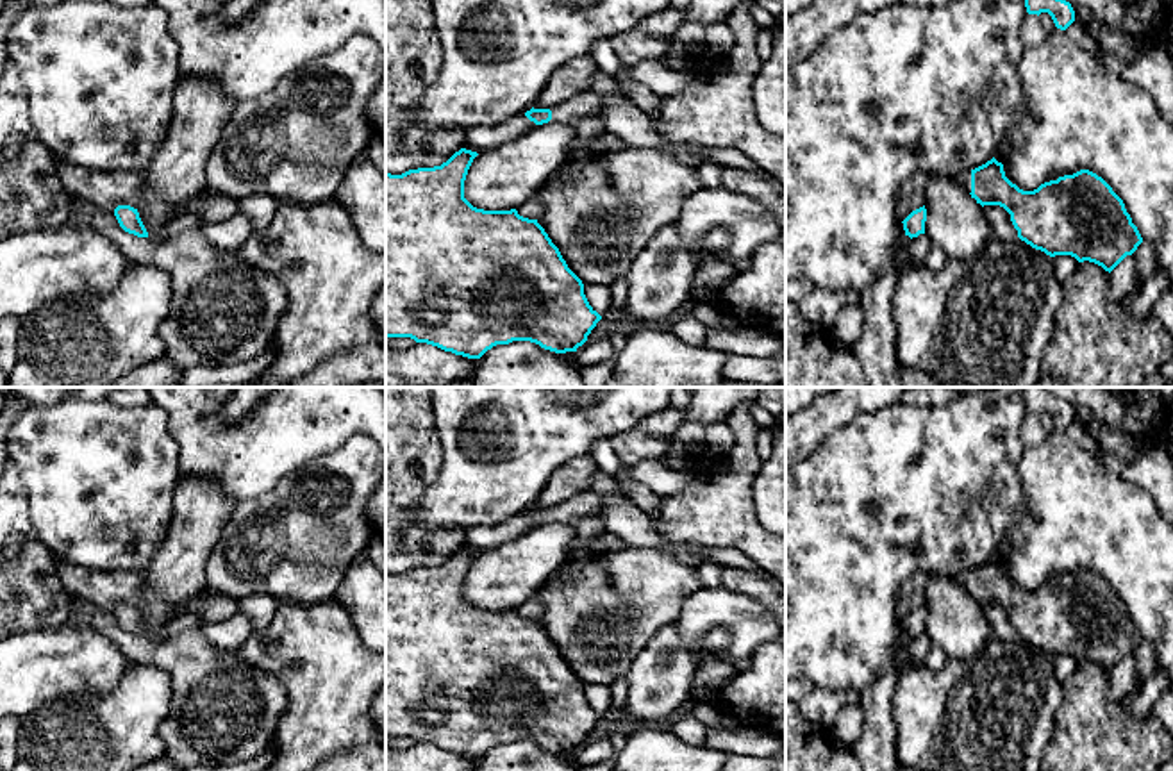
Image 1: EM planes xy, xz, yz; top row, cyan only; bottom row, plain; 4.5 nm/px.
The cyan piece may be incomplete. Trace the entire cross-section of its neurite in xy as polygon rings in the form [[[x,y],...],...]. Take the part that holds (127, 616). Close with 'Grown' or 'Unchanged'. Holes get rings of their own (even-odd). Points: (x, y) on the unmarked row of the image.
[[[118,605],[114,609],[114,616],[125,632],[134,634],[137,637],[148,637],[148,632],[139,618],[137,609],[130,605]]]. Unchanged

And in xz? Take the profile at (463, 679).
[[[461,548],[441,566],[409,569],[402,575],[386,573],[386,739],[411,737],[416,742],[427,742],[468,759],[480,759],[493,746],[512,741],[530,741],[555,753],[577,751],[587,741],[587,735],[602,716],[589,705],[582,680],[568,667],[559,648],[537,619],[523,618],[516,609],[477,609],[464,598],[464,580],[477,555],[477,551]]]. Unchanged

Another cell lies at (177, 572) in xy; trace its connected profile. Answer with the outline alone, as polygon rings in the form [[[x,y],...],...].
[[[180,477],[166,539],[143,571],[145,605],[137,612],[148,639],[159,641],[159,632],[184,614],[187,600],[207,587],[207,562],[237,502],[214,480]]]

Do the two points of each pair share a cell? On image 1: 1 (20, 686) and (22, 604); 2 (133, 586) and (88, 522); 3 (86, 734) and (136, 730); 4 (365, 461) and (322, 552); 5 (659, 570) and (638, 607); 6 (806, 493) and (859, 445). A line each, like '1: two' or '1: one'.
1: two
2: two
3: one
4: one
5: one
6: one

